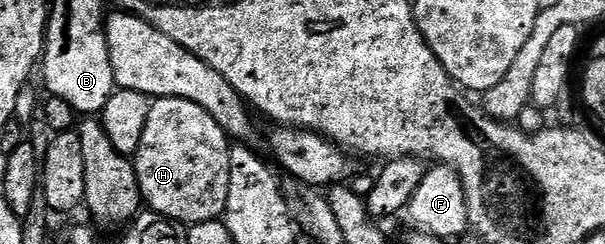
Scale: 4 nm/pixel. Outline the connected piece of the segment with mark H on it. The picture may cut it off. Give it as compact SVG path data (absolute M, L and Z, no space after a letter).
M176 97L152 100L145 135L141 135L141 147L133 158L146 208L187 227L220 220L229 196L232 146L225 130L205 107Z

